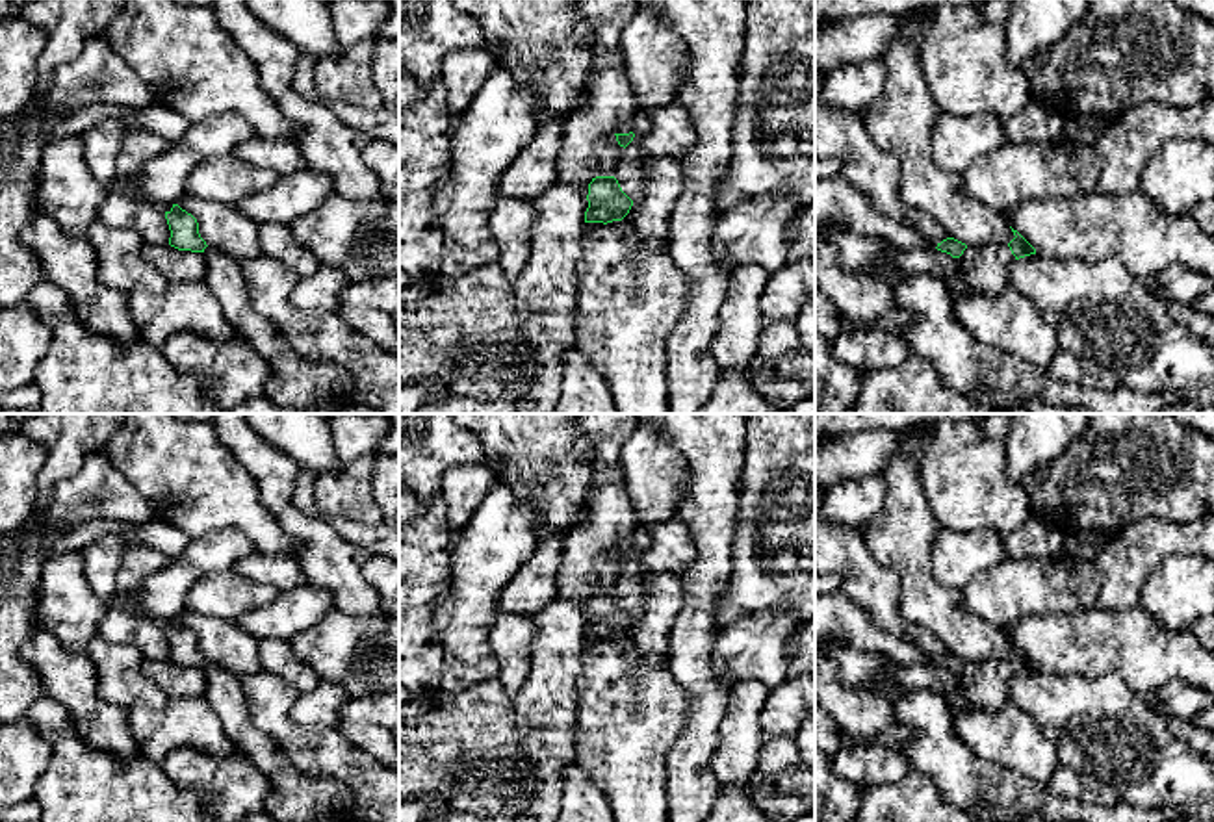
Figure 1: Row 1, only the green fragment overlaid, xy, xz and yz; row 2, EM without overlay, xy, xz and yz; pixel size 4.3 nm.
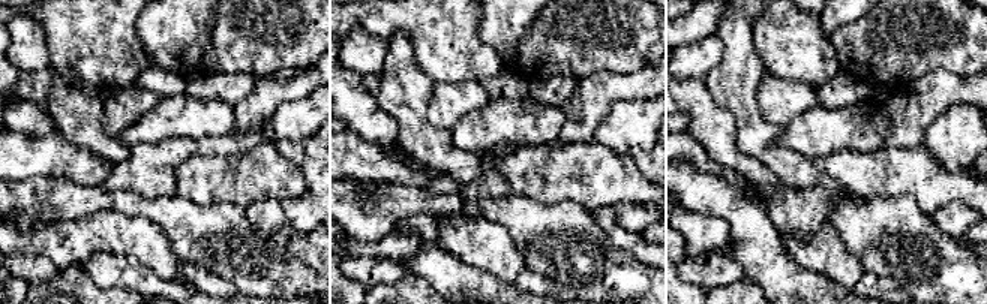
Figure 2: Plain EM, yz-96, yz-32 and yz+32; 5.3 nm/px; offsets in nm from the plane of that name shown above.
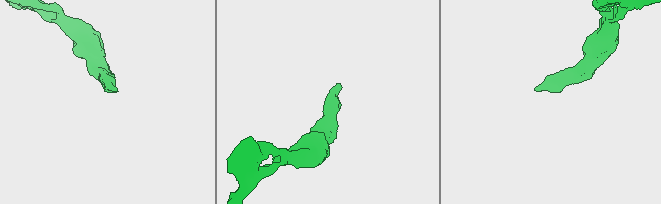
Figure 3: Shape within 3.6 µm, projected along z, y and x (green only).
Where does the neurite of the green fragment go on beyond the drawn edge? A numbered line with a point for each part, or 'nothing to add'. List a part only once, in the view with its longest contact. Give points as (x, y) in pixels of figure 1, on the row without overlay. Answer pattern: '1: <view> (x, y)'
1: xz (630, 587)

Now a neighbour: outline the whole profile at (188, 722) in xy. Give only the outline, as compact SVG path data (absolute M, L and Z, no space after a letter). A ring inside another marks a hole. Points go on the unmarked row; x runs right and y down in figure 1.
M204 696L169 698L163 709L145 701L128 709L128 724L141 757L160 764L176 750L206 755L234 755L239 750L225 735Z

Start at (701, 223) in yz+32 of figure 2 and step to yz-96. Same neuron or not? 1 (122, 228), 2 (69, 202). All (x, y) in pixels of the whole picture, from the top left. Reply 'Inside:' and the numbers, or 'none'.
Inside: 2

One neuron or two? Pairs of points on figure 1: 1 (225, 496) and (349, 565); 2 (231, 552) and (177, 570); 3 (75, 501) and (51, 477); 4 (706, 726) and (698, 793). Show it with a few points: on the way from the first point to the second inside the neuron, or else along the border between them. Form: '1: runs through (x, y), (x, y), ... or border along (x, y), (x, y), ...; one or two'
1: border along (257, 490), (258, 501), (299, 540), (294, 553); two
2: runs through (218, 552), (201, 557), (190, 568); one
3: border along (88, 453), (36, 509); two
4: runs through (697, 743), (691, 754), (691, 776); one

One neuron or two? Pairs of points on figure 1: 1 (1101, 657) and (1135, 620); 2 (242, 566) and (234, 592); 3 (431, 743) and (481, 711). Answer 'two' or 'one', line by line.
1: one
2: two
3: one

